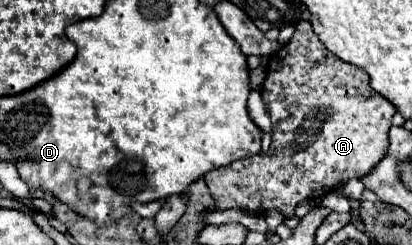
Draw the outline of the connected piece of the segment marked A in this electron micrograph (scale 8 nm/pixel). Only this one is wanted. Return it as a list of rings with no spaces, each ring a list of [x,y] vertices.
[[[307,20],[297,22],[291,40],[271,56],[261,96],[273,122],[269,150],[265,154],[235,160],[203,176],[219,210],[239,208],[253,214],[279,210],[285,218],[293,218],[299,202],[323,196],[347,180],[363,178],[387,152],[387,132],[391,128],[395,106],[371,90],[365,70],[343,62],[327,50]]]

